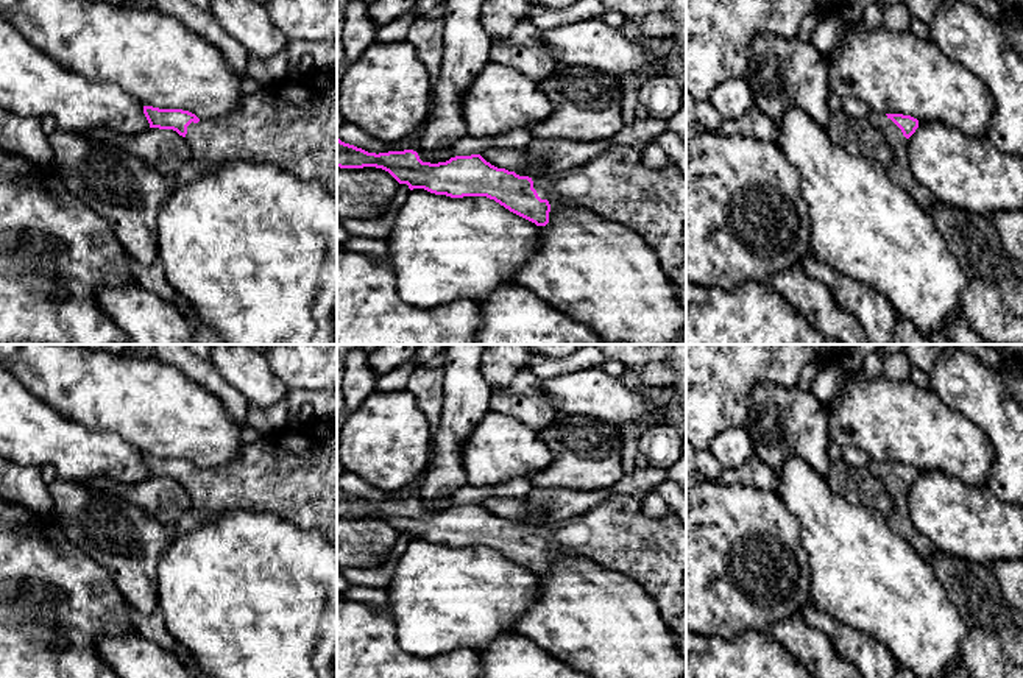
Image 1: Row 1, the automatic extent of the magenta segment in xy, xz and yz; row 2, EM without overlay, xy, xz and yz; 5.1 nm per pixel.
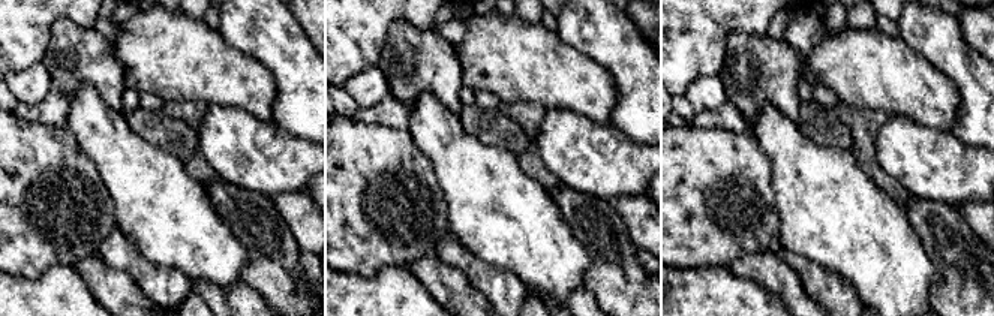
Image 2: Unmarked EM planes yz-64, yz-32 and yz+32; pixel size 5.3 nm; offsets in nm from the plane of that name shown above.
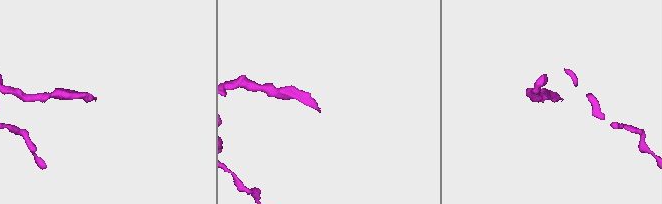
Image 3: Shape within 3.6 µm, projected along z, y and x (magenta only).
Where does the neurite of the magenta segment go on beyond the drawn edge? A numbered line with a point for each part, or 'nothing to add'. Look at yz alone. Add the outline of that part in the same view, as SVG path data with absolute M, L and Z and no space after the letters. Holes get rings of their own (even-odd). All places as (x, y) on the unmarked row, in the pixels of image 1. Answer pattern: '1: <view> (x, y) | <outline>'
1: yz (902, 526) | M870 463L873 474L883 482L892 500L890 528L903 538L922 558L933 560L939 552L937 547L911 522L908 511L908 488L901 478L886 463Z

